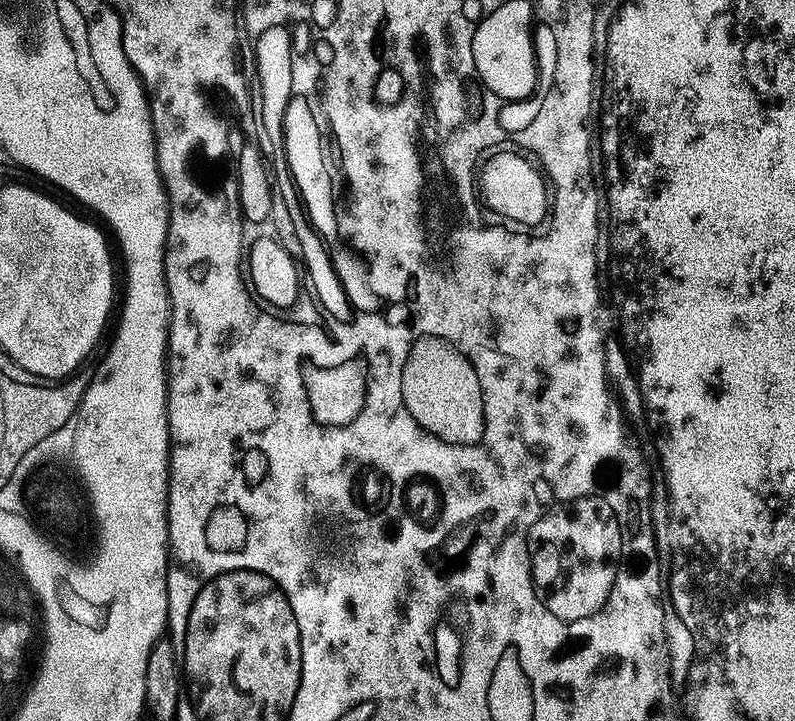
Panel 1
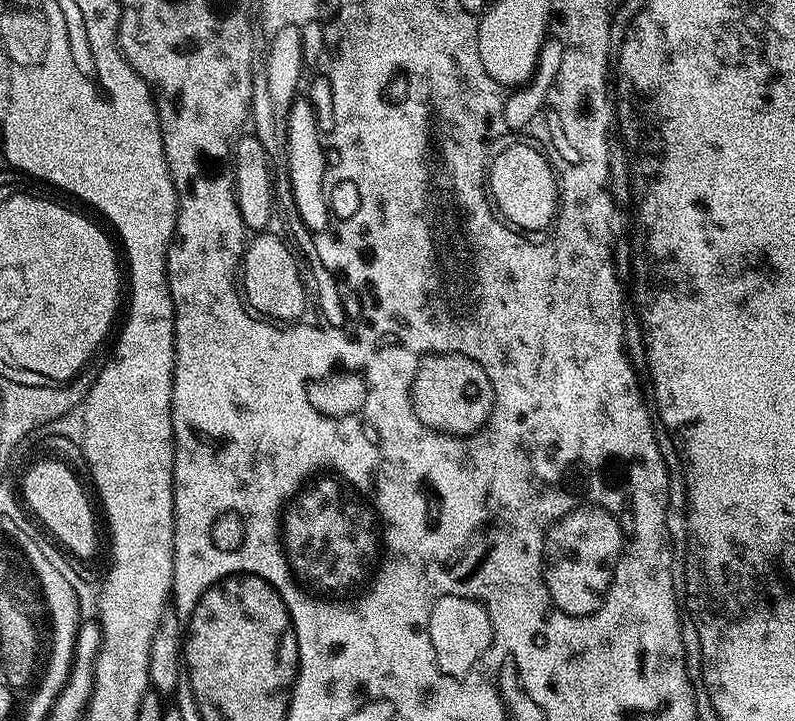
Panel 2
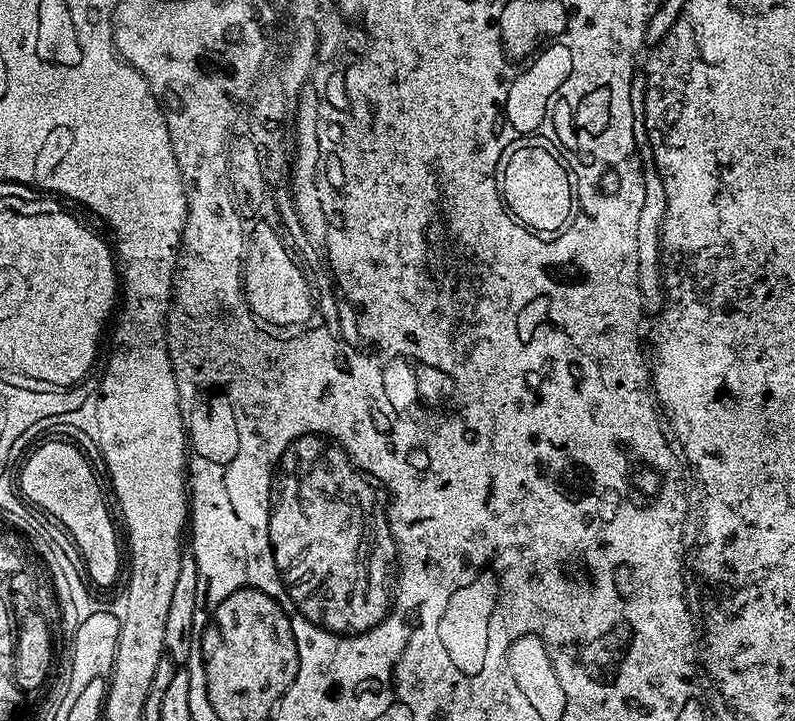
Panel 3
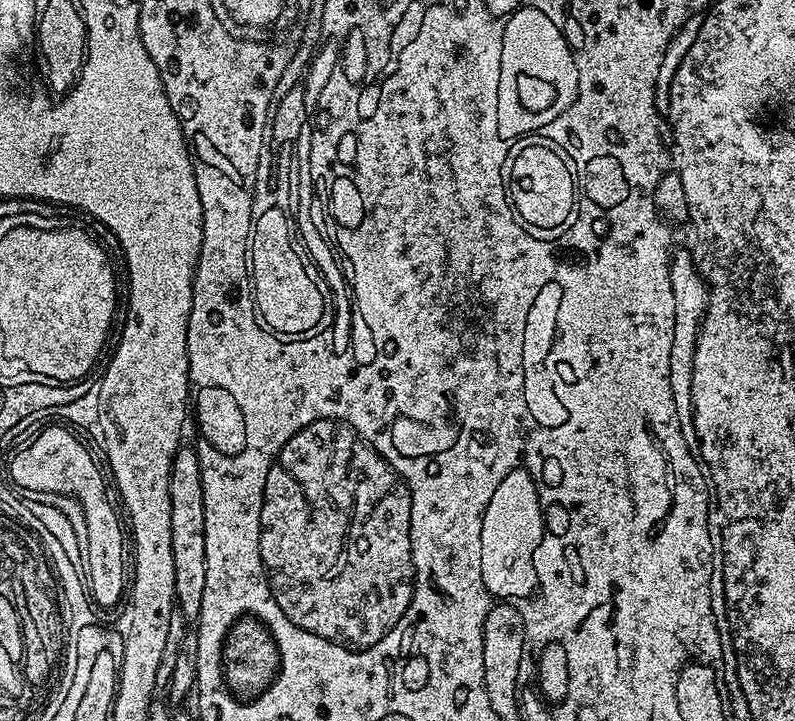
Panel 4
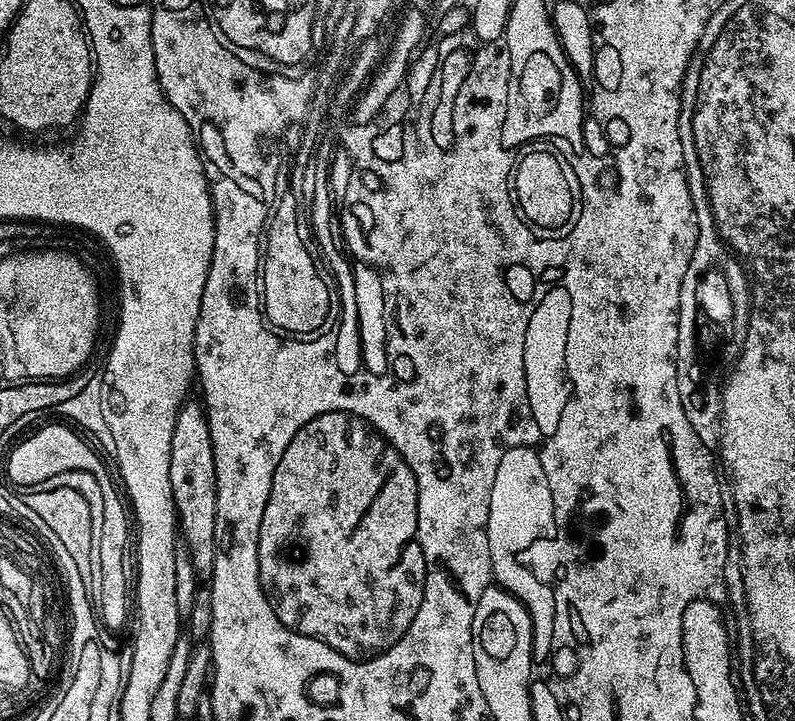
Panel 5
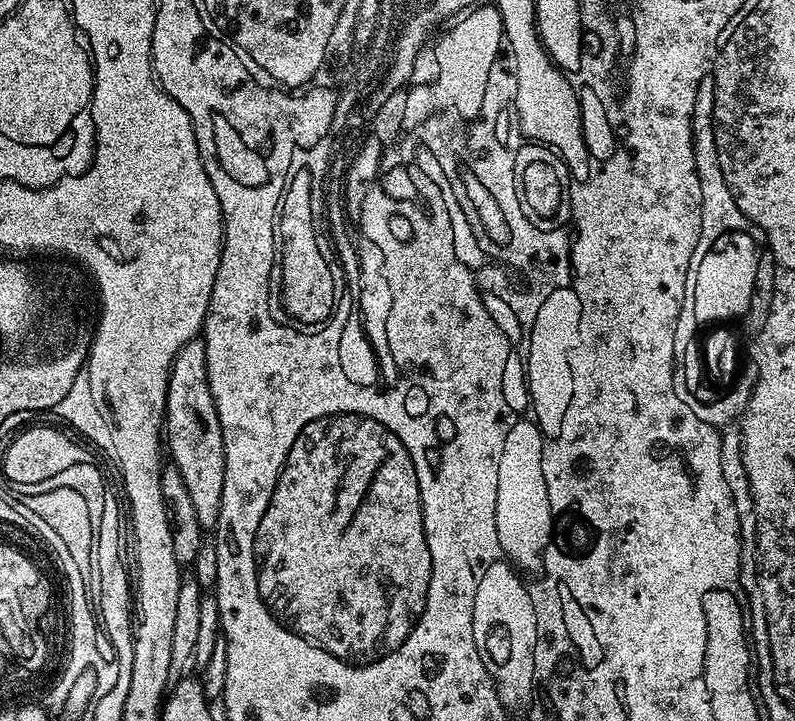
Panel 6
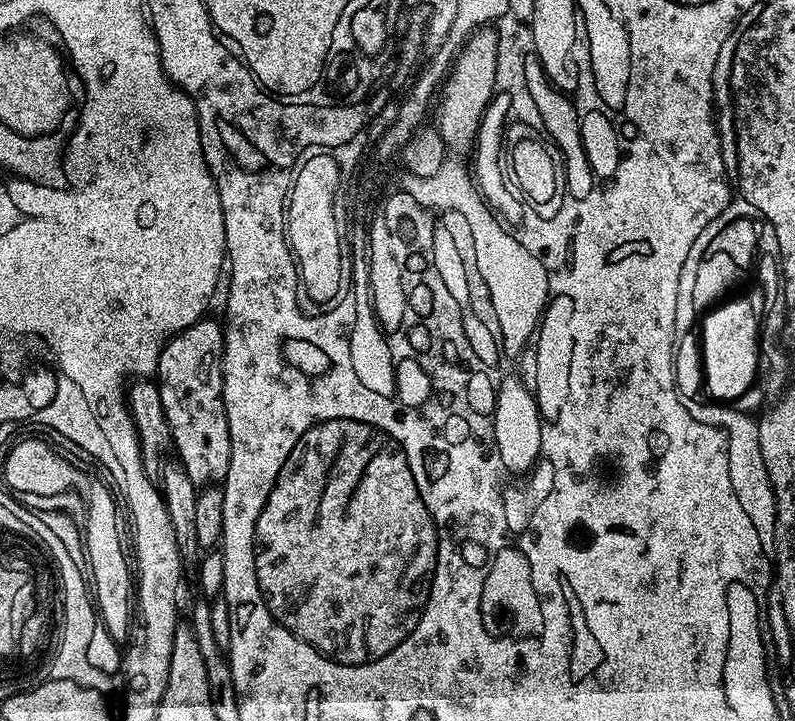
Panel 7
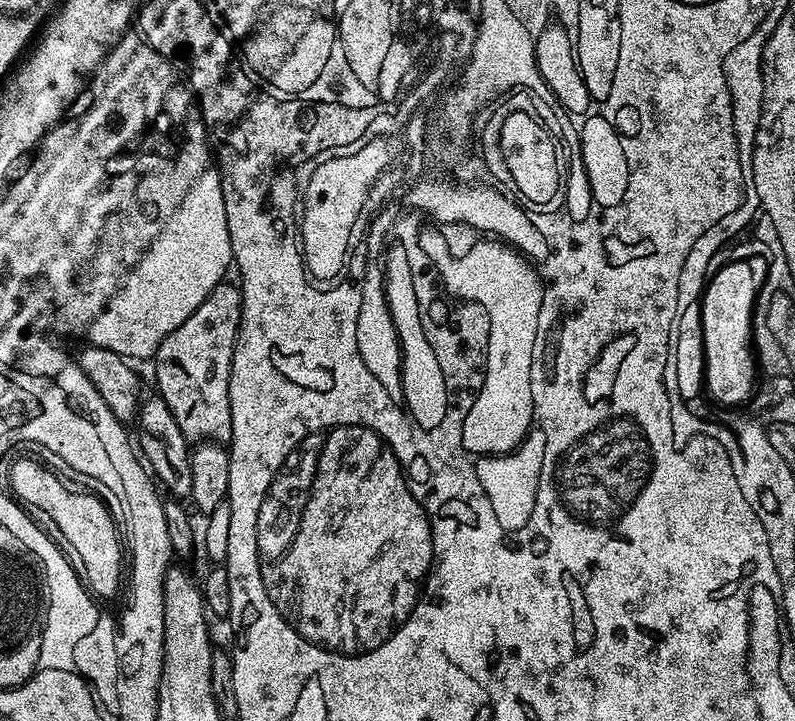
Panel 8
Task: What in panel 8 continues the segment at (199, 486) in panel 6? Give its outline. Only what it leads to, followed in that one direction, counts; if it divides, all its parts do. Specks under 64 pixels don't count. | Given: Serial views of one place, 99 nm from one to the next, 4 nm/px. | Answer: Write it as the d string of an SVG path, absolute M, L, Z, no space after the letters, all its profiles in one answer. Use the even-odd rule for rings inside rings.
M221 282L158 346L154 360L158 395L170 406L178 430L189 442L227 445L232 439L230 370L242 318L242 294L235 283Z

